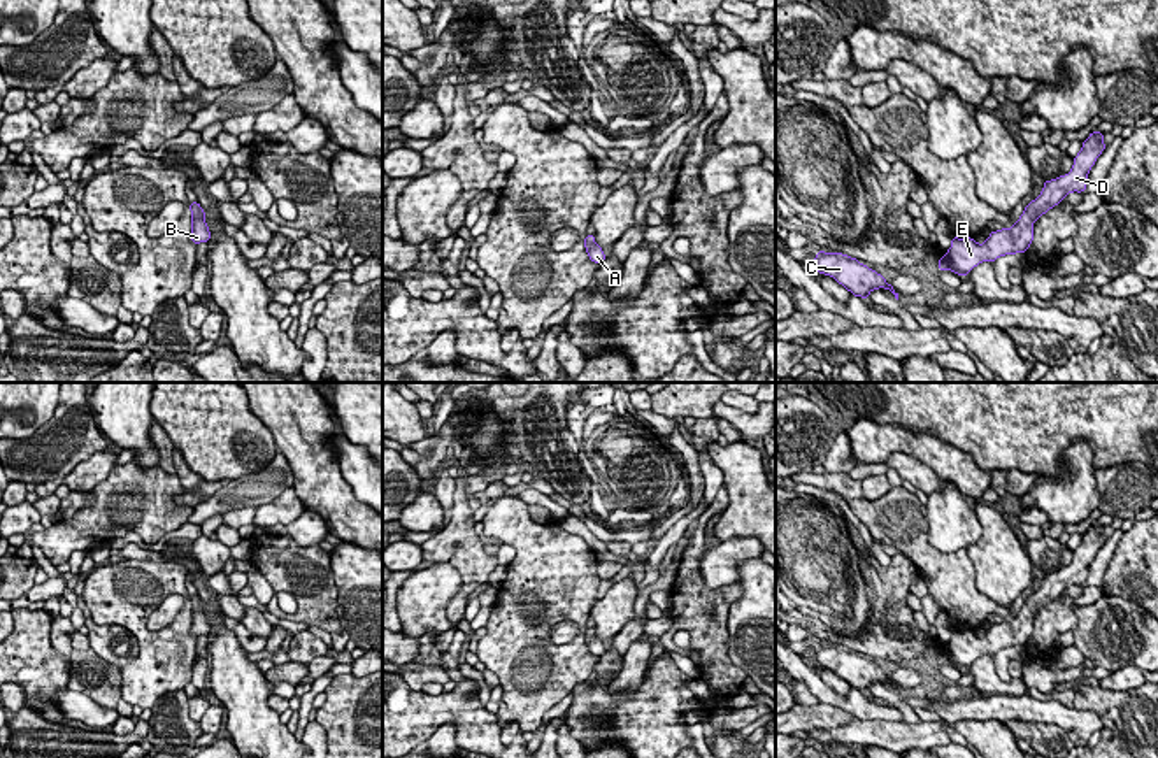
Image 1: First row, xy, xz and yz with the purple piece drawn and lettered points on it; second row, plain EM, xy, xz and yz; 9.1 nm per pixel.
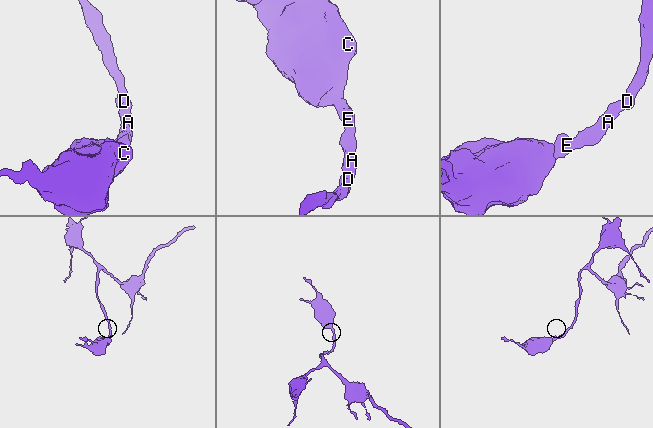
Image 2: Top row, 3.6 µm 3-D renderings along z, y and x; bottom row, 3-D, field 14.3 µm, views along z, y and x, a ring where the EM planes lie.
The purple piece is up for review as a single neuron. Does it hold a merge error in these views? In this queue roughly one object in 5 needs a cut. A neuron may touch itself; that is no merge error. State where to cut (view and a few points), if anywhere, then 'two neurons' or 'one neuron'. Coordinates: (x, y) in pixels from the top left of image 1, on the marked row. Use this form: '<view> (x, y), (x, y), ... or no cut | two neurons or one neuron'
no cut | one neuron

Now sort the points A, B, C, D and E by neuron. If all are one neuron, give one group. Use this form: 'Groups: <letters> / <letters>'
Groups: A B C D E

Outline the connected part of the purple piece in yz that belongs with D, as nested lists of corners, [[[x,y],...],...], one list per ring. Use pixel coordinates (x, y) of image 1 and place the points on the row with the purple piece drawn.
[[[1102,132],[1090,133],[1074,158],[1072,170],[1058,179],[1046,181],[1040,195],[1025,207],[1023,214],[1011,230],[1002,228],[991,232],[984,244],[977,244],[970,237],[953,237],[951,247],[939,260],[937,268],[951,270],[965,277],[983,261],[995,261],[1005,254],[1025,253],[1033,240],[1033,223],[1049,209],[1062,204],[1065,195],[1086,190],[1088,174],[1105,149],[1102,137]]]

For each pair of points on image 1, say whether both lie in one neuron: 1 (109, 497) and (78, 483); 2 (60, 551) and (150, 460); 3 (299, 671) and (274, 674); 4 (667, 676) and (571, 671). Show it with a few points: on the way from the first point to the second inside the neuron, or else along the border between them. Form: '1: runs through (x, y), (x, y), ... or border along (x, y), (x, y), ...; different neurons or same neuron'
1: border along (114, 464), (111, 472), (90, 490); different neurons
2: border along (134, 460), (141, 467), (157, 467); different neurons
3: runs through (293, 672), (279, 674); same neuron
4: border along (593, 674), (571, 692); different neurons

